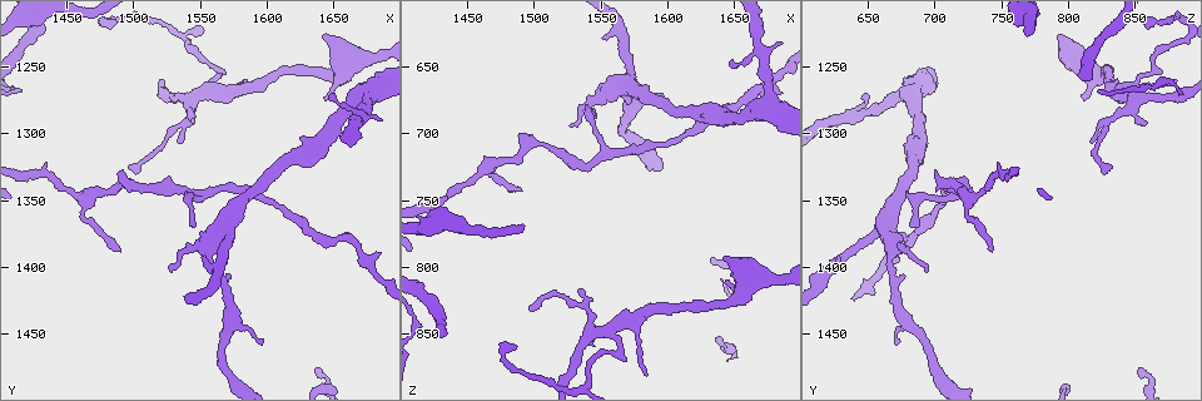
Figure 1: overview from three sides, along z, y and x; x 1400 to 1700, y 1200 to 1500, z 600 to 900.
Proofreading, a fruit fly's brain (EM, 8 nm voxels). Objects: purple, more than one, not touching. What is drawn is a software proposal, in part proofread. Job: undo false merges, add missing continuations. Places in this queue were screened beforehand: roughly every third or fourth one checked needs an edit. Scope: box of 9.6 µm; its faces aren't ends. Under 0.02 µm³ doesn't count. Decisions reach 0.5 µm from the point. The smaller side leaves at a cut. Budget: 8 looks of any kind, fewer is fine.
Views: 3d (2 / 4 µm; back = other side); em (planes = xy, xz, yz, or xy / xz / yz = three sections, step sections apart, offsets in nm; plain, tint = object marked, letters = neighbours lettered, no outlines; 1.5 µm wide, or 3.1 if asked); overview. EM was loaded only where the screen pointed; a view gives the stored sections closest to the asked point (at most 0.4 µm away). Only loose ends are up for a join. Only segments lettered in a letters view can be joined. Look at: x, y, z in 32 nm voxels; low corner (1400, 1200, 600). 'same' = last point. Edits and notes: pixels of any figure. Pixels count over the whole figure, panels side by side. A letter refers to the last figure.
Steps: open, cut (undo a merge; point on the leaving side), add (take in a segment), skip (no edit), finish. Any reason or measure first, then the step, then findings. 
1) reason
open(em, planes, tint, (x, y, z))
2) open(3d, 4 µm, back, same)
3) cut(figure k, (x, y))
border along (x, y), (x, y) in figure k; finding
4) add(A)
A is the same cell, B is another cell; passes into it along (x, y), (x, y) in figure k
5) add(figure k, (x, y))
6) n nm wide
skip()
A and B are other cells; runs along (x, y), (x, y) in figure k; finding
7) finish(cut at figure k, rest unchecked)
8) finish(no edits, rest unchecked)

an open end
open(em, planes, tint, (1492, 1388, 742))

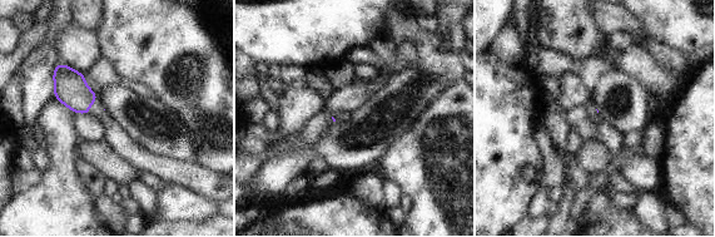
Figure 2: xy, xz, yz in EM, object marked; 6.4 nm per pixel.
what lies round it
open(em, planes, letters, same)

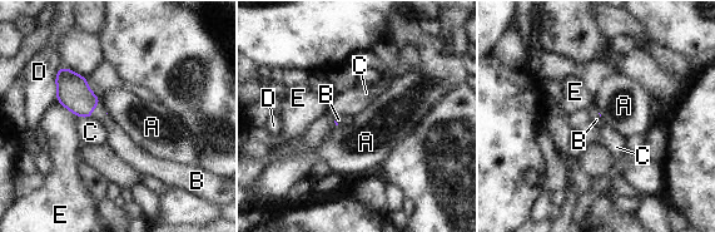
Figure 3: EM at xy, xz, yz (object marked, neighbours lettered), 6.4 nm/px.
add(B)
B is the same cell, A, C, D and E are other cells; the cell continues

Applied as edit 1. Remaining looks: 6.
open(overview)

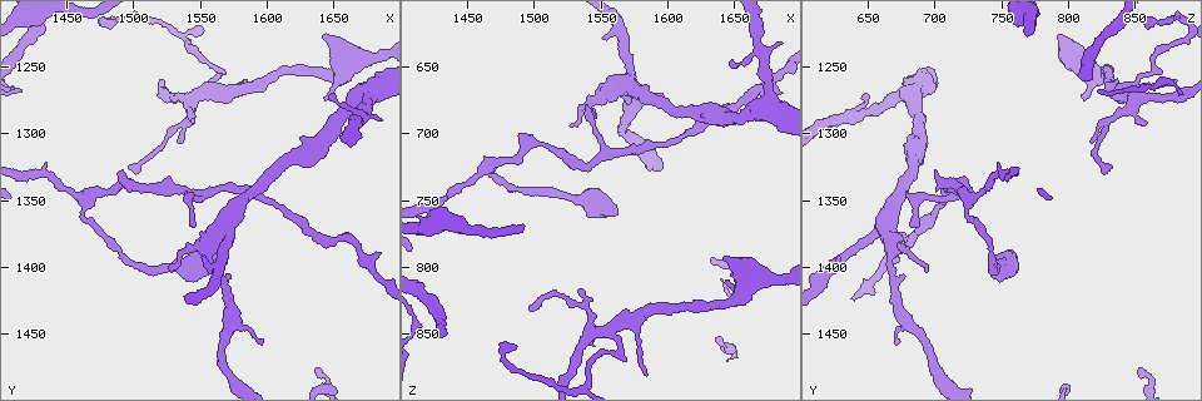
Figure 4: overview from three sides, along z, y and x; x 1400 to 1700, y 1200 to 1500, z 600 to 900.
stops while still wide
open(3d, 2 µm, (1644, 1226, 794))

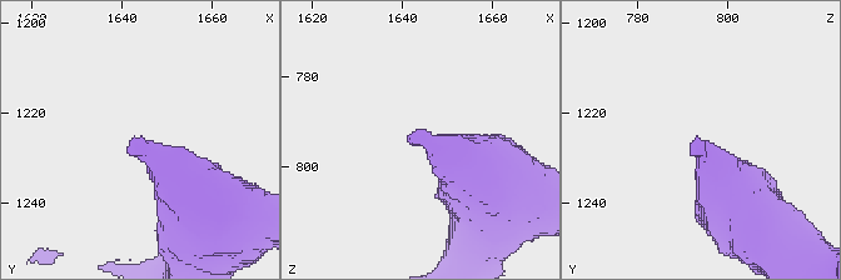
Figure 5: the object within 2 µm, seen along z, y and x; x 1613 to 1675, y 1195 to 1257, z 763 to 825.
open(em, planes, letters, (1642, 1226, 793))

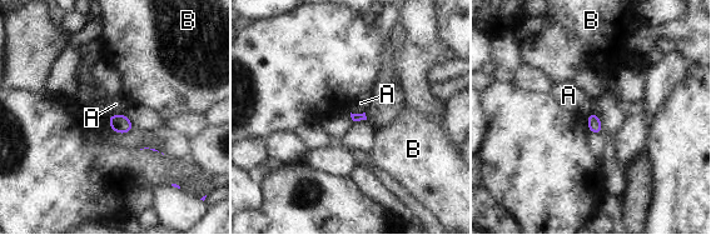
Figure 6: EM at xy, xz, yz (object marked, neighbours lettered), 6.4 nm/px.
skip()
A and B are other cells; no lettered segment goes on from it

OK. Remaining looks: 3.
finish(add at figure 3, rest unchecked)

